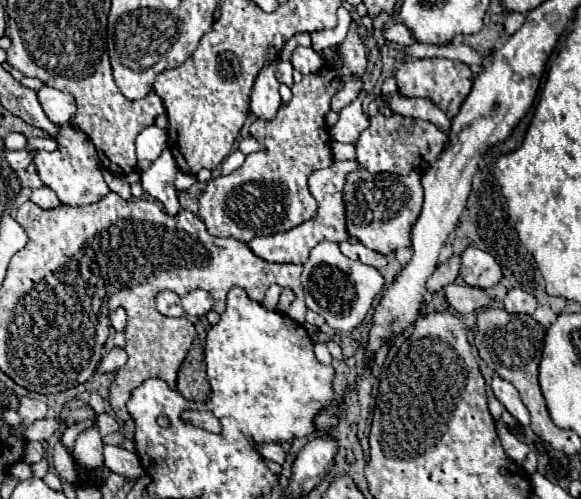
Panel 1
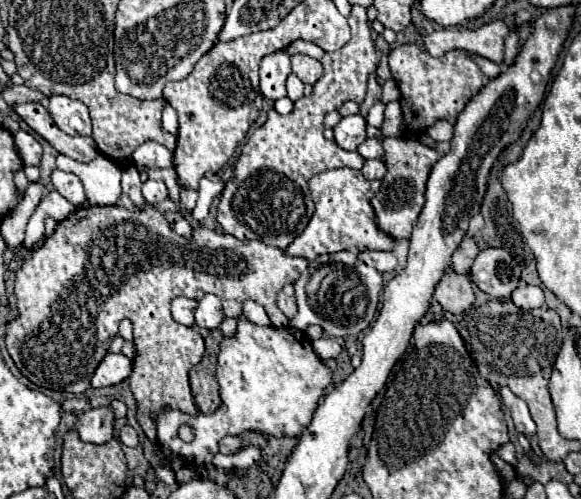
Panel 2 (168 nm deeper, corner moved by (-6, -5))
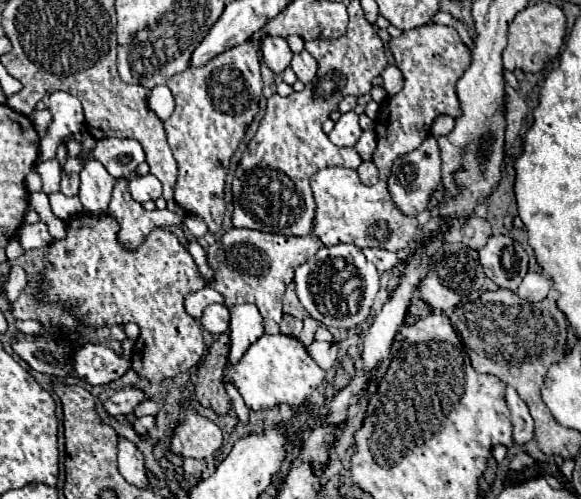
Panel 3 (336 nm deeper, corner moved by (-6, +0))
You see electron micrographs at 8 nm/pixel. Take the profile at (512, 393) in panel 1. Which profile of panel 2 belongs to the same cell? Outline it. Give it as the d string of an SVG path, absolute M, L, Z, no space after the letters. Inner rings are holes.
M499 388L499 394L501 394L501 400L505 402L505 406L511 410L511 418L515 422L515 428L517 432L523 432L523 434L535 434L535 422L529 414L529 408L527 404L515 396L509 388Z

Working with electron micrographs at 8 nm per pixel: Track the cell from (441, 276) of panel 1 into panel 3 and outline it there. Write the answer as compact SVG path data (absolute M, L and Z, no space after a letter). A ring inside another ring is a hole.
M471 217L463 223L461 227L461 235L463 235L463 243L471 249L481 249L487 239L491 237L491 225L487 219L481 219L481 217Z

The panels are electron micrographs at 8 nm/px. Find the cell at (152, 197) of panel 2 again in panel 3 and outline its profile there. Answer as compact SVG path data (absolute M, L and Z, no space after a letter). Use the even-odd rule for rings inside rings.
M147 173L143 177L129 179L129 191L137 203L155 201L157 197L161 197L161 181L155 175Z

